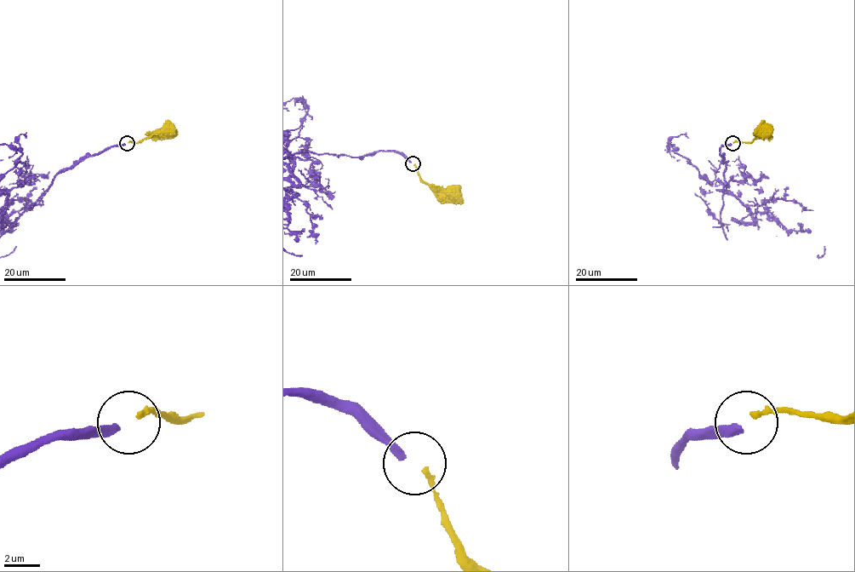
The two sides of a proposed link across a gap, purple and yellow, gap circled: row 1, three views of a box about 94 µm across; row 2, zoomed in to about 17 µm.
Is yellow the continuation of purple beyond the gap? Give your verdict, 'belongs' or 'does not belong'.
does not belong

